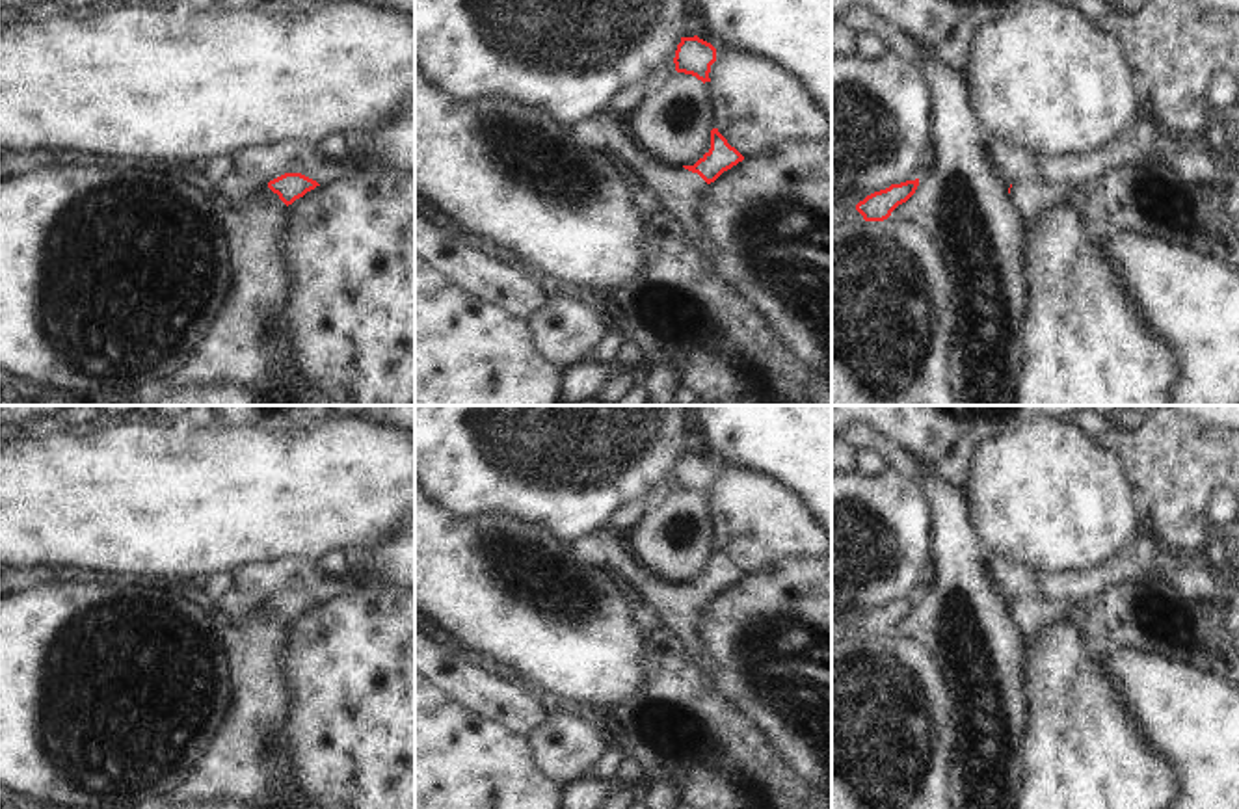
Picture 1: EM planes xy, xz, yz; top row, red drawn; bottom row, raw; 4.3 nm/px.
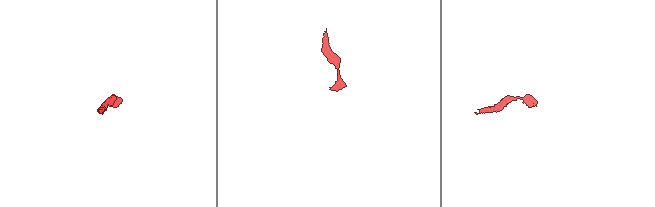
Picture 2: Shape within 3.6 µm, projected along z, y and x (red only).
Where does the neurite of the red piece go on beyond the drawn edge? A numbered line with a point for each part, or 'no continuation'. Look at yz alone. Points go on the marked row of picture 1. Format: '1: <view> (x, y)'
1: yz (1029, 199)

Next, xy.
1: xy (233, 190)

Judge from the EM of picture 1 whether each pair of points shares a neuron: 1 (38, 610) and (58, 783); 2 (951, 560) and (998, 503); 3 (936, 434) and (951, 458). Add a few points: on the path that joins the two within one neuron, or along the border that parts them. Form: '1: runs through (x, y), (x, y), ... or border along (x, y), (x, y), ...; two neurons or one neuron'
1: runs through (58, 653), (58, 741); one neuron
2: border along (966, 488), (972, 523), (986, 553); two neurons
3: runs through (942, 439), (951, 452); one neuron

